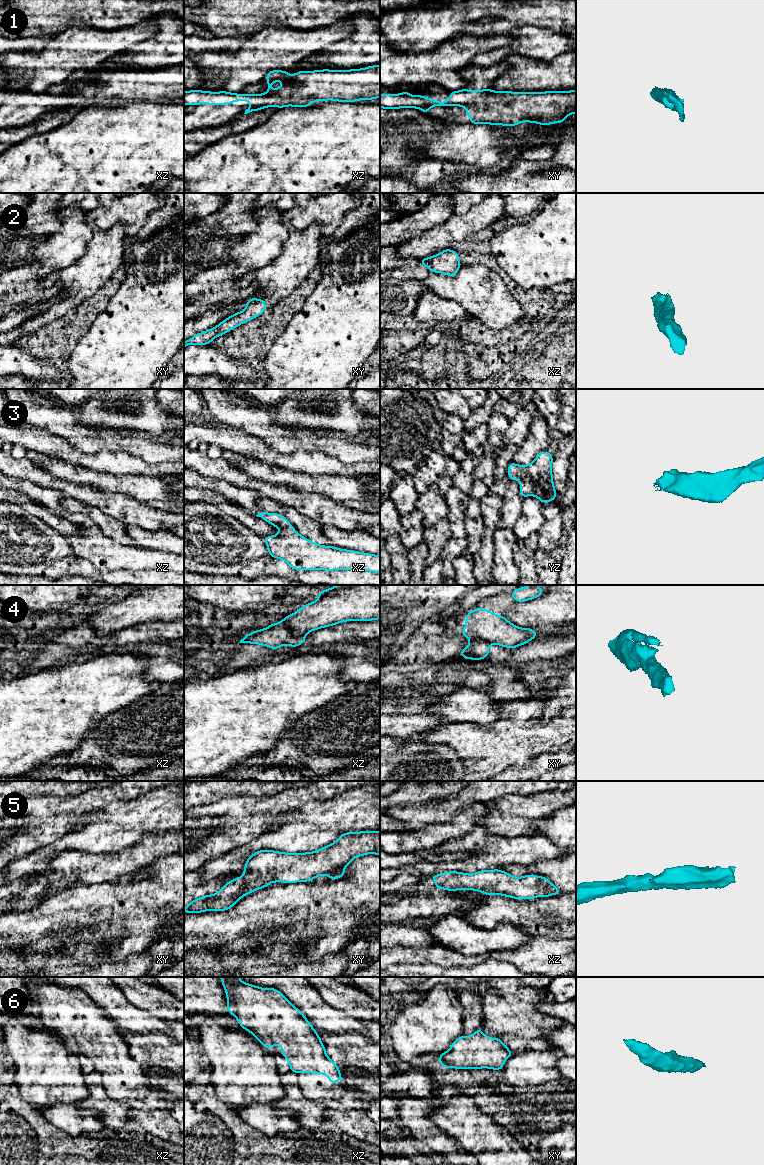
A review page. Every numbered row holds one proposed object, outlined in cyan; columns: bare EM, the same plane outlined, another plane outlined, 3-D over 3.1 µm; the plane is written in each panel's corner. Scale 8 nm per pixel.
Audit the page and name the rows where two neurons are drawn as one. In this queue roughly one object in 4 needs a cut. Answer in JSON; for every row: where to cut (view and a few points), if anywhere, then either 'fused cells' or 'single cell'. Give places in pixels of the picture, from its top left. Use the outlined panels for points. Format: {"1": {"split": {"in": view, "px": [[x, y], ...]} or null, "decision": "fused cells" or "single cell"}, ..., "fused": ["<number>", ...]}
{"1": {"split": null, "decision": "single cell"}, "2": {"split": null, "decision": "single cell"}, "3": {"split": null, "decision": "single cell"}, "4": {"split": {"in": "xz", "px": [[280, 621], [294, 634], [304, 635]]}, "decision": "fused cells"}, "5": {"split": null, "decision": "single cell"}, "6": {"split": null, "decision": "single cell"}, "fused": ["4"]}

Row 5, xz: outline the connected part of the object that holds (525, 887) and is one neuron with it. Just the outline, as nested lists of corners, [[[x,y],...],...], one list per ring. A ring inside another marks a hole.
[[[481,870],[474,874],[444,872],[431,876],[436,889],[457,891],[460,889],[480,891],[484,895],[502,895],[517,900],[549,897],[561,891],[546,877],[525,875],[514,877],[505,871]]]

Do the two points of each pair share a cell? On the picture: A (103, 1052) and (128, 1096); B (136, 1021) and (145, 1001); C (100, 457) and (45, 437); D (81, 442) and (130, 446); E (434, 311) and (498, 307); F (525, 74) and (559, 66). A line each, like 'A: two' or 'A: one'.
A: one
B: two
C: one
D: two
E: two
F: one

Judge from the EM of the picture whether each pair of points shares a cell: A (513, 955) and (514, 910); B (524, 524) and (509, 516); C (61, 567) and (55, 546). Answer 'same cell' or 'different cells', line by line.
A: different cells
B: different cells
C: different cells

